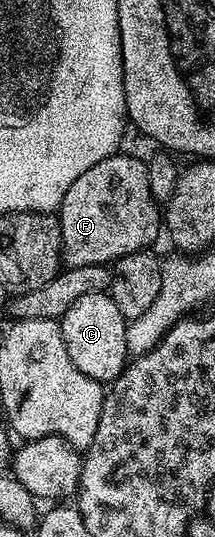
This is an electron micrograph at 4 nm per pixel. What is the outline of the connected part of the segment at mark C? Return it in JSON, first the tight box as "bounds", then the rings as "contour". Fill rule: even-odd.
{"bounds":[58,293,129,384],"contour":[[[110,293],[86,294],[79,300],[73,300],[70,308],[58,319],[58,323],[69,360],[81,372],[85,372],[85,376],[101,384],[110,384],[119,377],[129,358],[128,323]]]}

